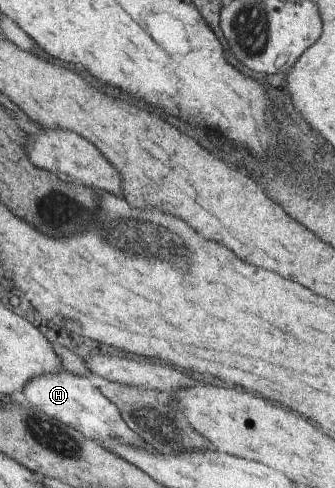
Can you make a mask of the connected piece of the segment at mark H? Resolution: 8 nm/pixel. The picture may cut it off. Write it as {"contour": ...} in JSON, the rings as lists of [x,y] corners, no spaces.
{"contour":[[[64,370],[58,374],[42,374],[31,379],[21,392],[30,406],[37,407],[48,417],[60,421],[84,437],[98,441],[102,447],[104,447],[104,443],[115,438],[123,444],[131,445],[145,452],[153,451],[153,448],[124,423],[116,405],[108,401],[98,388],[92,386],[86,376],[73,376]]]}

